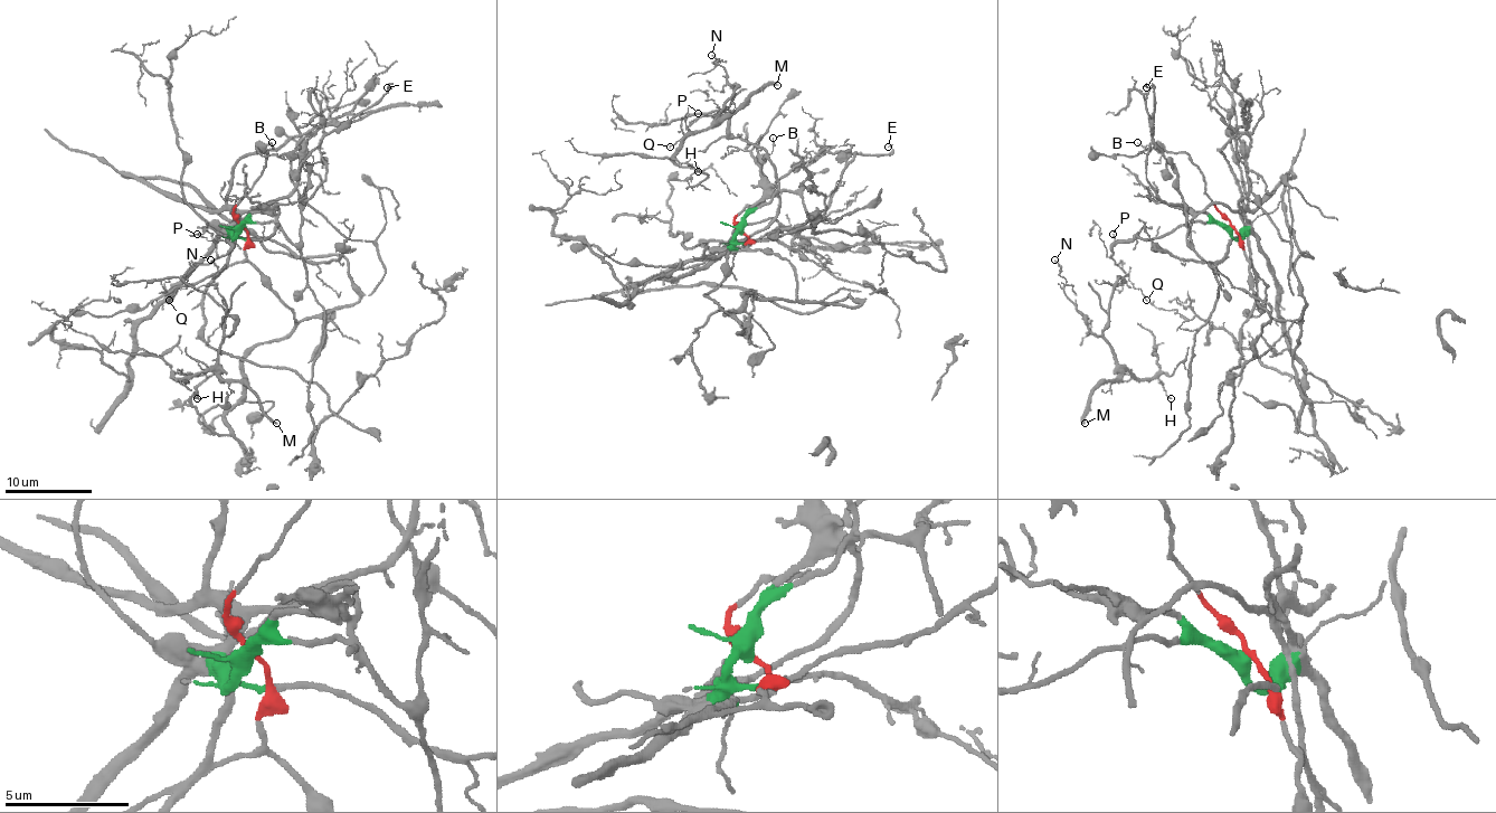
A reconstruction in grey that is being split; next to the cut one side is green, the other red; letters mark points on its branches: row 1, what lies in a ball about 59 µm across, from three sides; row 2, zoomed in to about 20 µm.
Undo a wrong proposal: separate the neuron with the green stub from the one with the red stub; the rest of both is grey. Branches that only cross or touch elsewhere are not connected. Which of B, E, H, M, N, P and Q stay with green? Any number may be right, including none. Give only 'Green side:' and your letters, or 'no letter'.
Green side: E, H, M, N, P, Q

